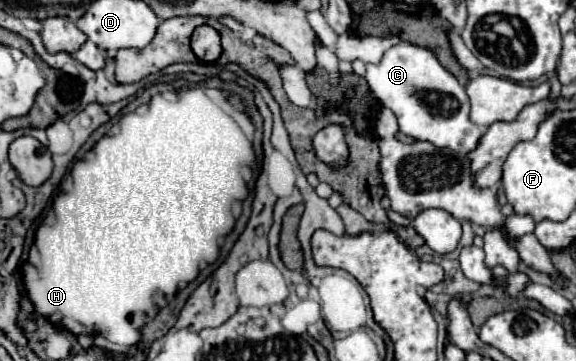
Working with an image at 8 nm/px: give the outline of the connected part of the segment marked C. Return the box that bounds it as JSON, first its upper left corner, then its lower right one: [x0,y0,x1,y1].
[365,41,483,153]

